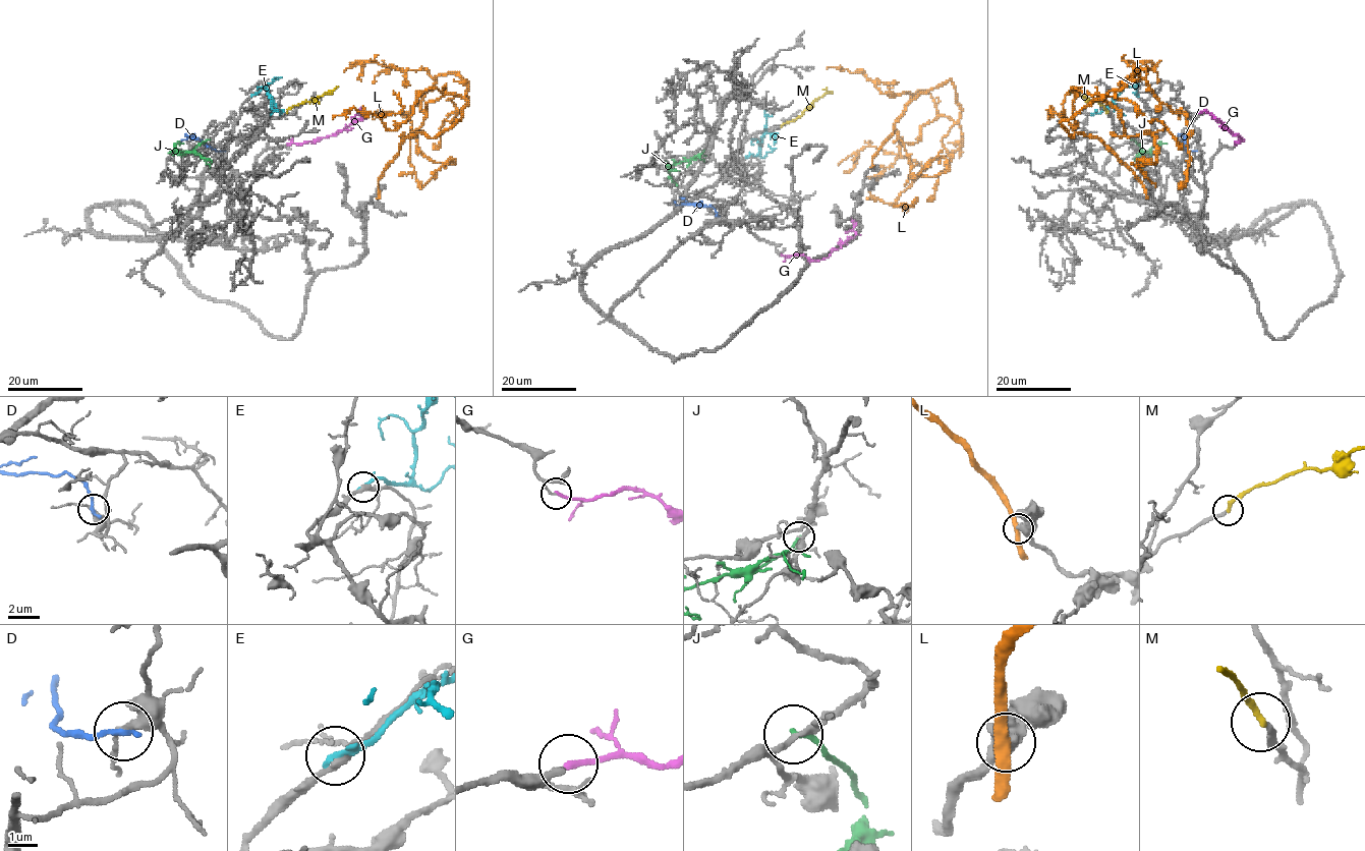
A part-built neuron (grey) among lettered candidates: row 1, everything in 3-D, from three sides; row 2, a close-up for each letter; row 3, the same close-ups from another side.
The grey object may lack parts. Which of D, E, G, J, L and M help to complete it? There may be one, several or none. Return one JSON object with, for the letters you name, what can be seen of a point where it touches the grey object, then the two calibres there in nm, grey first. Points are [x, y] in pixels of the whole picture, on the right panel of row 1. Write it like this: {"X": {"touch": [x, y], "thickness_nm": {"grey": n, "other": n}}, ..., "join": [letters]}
{"M": {"touch": [1106, 112], "thickness_nm": {"grey": 180, "other": 240}}, "join": ["M"]}

